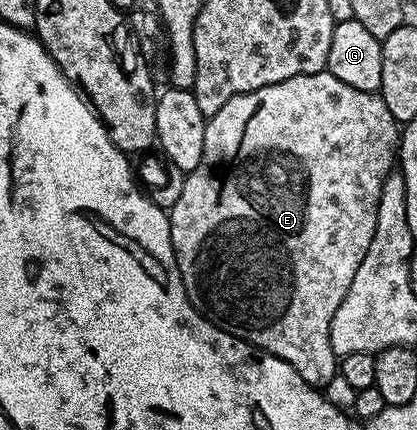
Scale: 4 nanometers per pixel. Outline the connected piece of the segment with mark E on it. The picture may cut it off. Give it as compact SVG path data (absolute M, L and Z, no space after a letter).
M327 69L310 75L296 75L287 81L231 97L231 101L227 101L219 113L208 116L203 137L203 157L199 165L186 174L179 201L175 201L175 205L167 211L171 245L193 308L219 329L287 361L287 365L291 365L291 369L295 369L295 373L299 373L299 377L303 377L303 381L312 387L325 388L331 377L339 374L339 356L331 349L331 317L335 317L335 309L343 305L343 297L347 297L347 289L351 289L351 281L355 281L359 261L363 261L367 245L371 245L371 237L375 237L383 181L394 170L398 155L399 124L395 117L391 117L391 109L387 109L380 94L351 89L351 85L343 85L343 81L339 81L339 77Z

